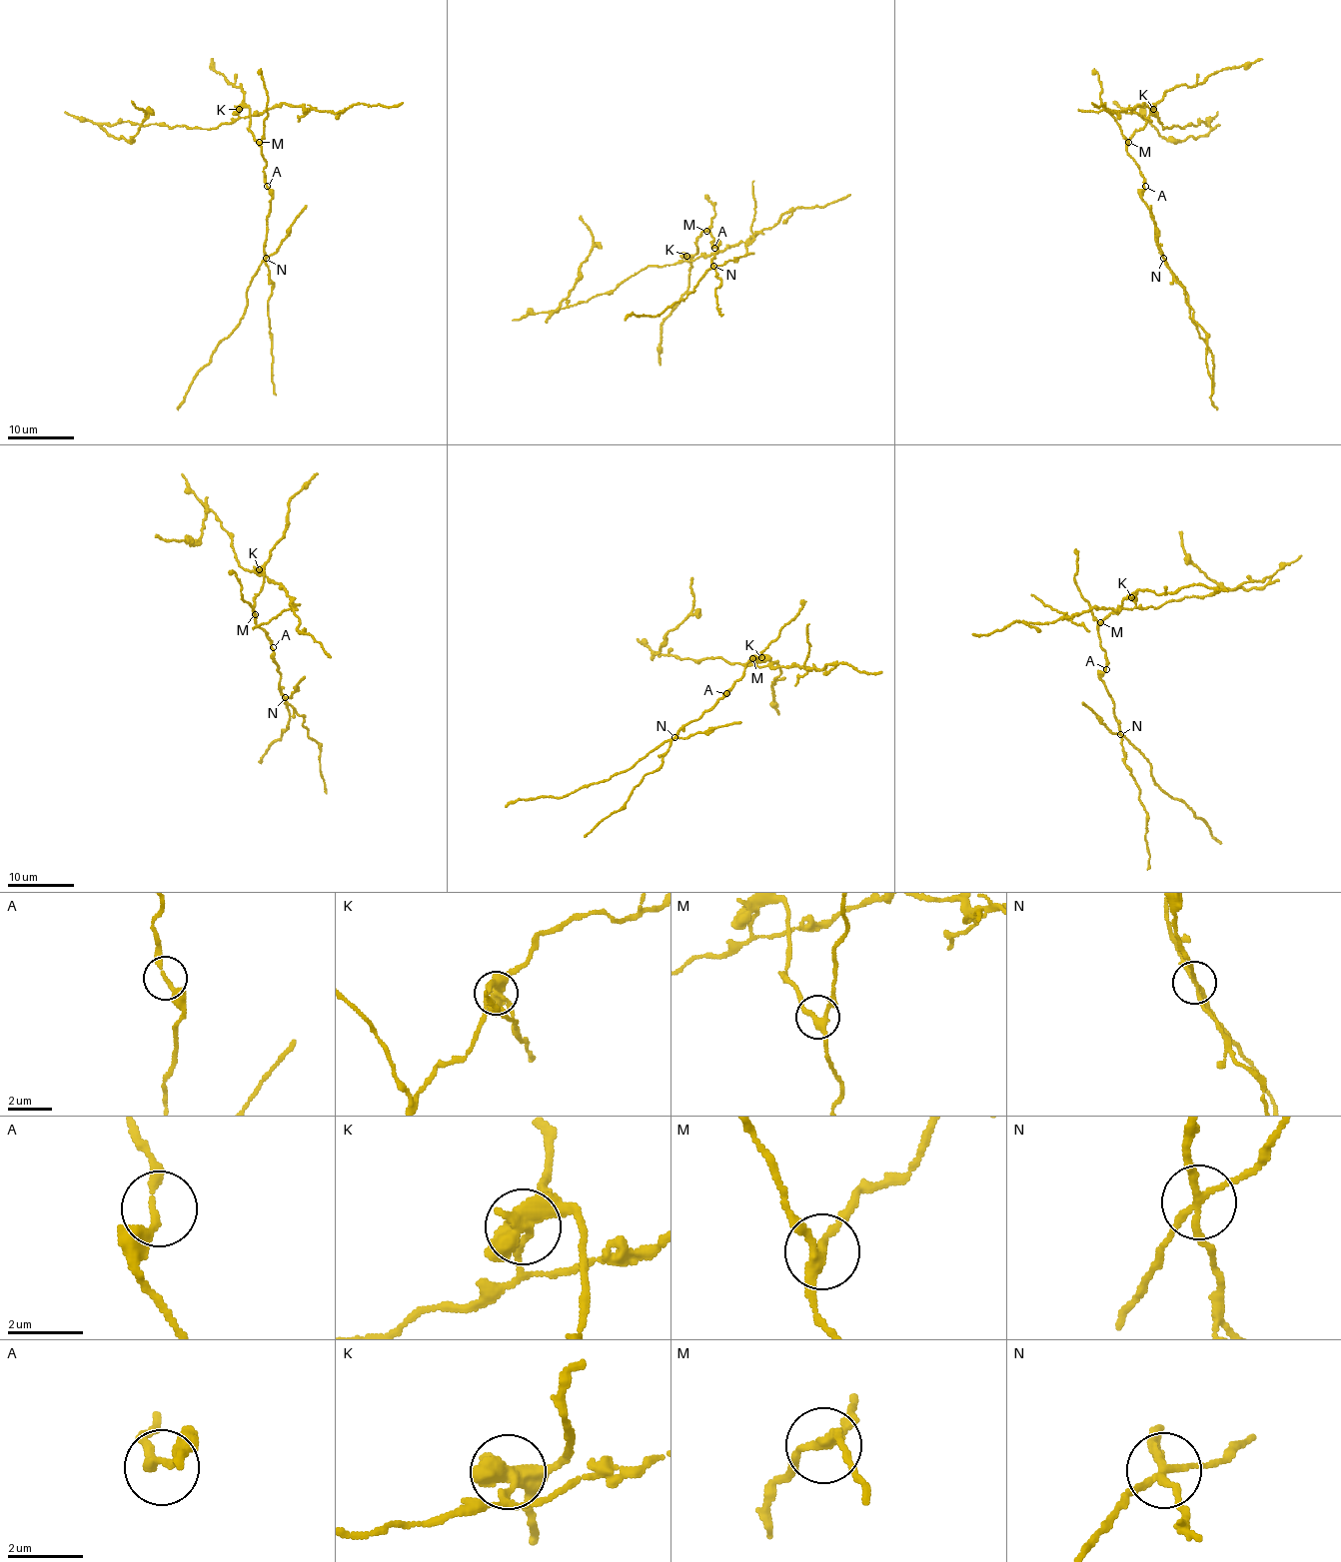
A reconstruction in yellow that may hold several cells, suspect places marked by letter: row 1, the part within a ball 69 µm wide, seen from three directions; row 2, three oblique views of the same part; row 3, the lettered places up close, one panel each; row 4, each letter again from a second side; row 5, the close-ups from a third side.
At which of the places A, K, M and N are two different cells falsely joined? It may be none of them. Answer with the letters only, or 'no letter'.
K, N

